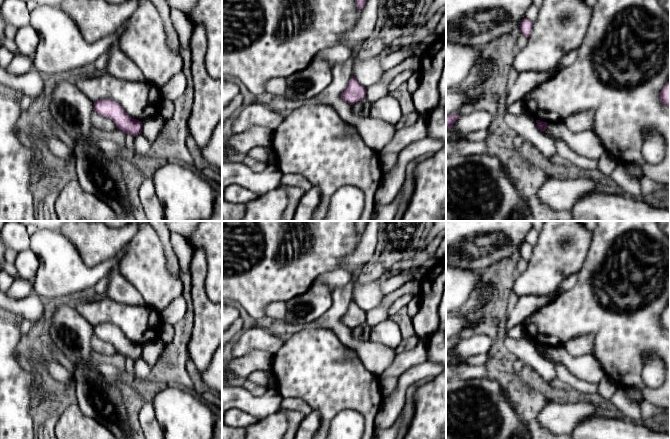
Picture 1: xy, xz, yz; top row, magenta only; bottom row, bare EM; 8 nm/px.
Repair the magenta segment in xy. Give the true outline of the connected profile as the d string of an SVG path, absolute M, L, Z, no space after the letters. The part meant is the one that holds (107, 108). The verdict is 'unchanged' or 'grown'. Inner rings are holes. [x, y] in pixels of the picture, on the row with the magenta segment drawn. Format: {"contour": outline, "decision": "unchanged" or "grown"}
{"contour": "M113 100L96 101L94 109L99 115L113 120L117 128L125 134L136 136L142 131L142 122L129 116L122 106Z", "decision": "unchanged"}

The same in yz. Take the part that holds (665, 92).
{"contour": "M668 81L660 92L660 101L667 106L670 106L670 81Z", "decision": "unchanged"}

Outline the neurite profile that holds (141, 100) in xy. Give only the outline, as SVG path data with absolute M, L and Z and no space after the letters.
M81 72L73 77L76 87L81 90L93 103L102 99L110 99L122 106L125 112L132 118L143 121L159 114L160 102L162 100L161 88L146 81L130 82L104 72Z

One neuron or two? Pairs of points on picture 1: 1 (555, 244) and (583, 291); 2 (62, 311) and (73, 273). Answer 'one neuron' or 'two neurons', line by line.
1: two neurons
2: two neurons

